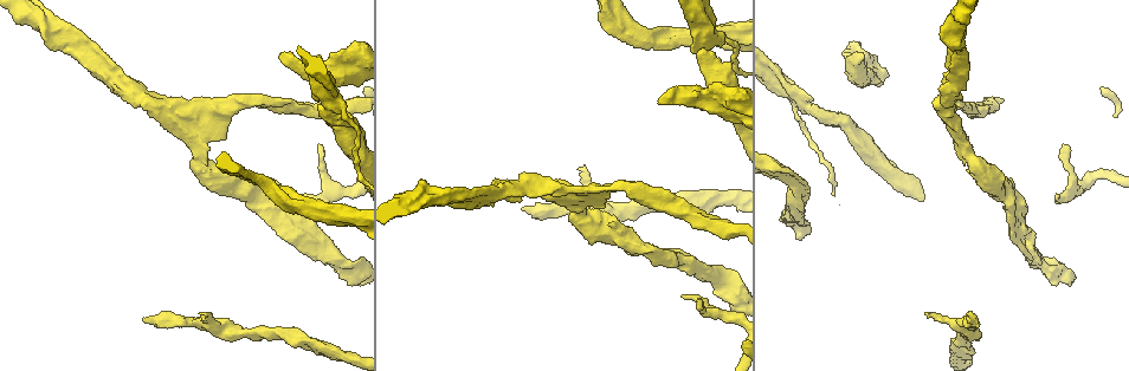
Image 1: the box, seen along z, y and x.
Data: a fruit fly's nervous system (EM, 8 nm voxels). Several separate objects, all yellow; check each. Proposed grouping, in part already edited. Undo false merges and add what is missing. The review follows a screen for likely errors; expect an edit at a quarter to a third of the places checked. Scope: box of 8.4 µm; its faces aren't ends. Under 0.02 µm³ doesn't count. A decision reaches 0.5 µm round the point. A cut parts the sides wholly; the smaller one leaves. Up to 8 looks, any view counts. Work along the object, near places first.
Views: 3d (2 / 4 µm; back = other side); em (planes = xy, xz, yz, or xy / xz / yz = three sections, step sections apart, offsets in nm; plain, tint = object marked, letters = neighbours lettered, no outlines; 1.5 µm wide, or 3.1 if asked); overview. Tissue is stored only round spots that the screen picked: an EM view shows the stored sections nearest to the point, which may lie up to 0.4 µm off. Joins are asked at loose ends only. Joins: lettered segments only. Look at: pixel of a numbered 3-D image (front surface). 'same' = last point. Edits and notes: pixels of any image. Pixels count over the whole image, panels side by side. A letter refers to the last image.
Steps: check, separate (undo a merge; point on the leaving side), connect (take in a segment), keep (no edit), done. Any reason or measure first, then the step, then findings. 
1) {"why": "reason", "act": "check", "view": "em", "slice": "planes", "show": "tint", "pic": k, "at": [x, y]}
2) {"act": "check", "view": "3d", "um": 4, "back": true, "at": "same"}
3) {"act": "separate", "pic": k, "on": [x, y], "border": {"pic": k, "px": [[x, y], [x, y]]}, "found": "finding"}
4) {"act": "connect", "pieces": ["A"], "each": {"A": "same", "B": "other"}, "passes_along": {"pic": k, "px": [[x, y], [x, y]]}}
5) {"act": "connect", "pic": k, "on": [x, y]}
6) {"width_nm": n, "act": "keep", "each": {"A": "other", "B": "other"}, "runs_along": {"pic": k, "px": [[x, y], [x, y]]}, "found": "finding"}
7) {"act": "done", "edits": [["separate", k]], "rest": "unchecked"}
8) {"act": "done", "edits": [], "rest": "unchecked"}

{"act": "check", "view": "3d", "um": 4, "pic": 1, "at": [707, 45]}

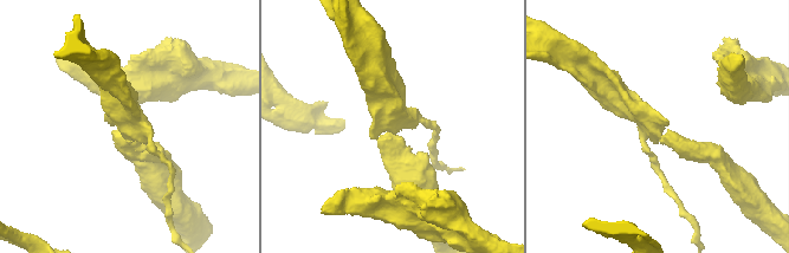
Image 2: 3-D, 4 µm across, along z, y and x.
{"arms": 3, "act": "check", "view": "em", "slice": "xz", "step": 4, "show": "plain", "pic": 2, "at": [661, 135]}

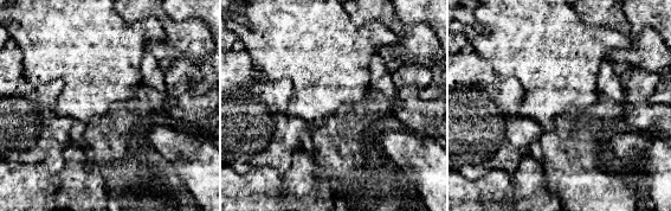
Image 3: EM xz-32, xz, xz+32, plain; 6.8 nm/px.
{"act": "check", "view": "em", "slice": "xz", "step": 4, "show": "letters", "at": "same"}

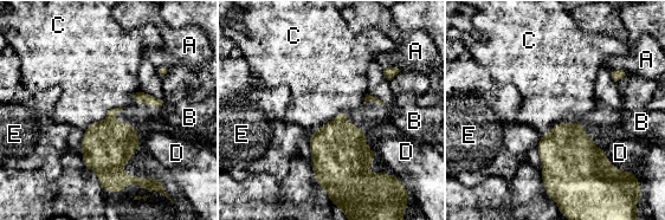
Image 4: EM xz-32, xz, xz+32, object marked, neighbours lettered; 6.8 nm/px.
{"act": "keep", "each": {"A": "other", "B": "other", "C": "other", "D": "other", "E": "other"}, "border": {"pic": 4, "px": [[124, 107], [110, 109], [84, 130]]}, "found": "all the same neuron"}

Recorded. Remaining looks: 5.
{"why": "thin end", "act": "check", "view": "em", "slice": "planes", "show": "letters", "pic": 1, "at": [696, 304]}

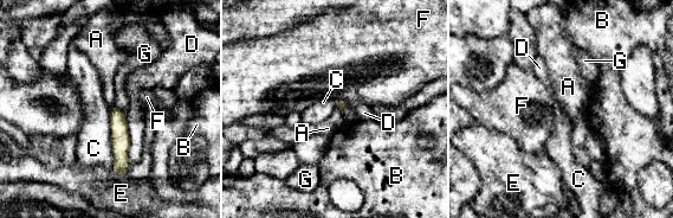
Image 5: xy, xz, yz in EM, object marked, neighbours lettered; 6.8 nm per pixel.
{"act": "keep", "each": {"A": "other", "B": "other", "C": "other", "D": "other", "E": "other", "F": "other", "G": "other"}, "found": "none of them fits"}

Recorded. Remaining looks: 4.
{"why": "branch stops here", "act": "check", "view": "3d", "um": 2, "pic": 1, "at": [143, 317]}

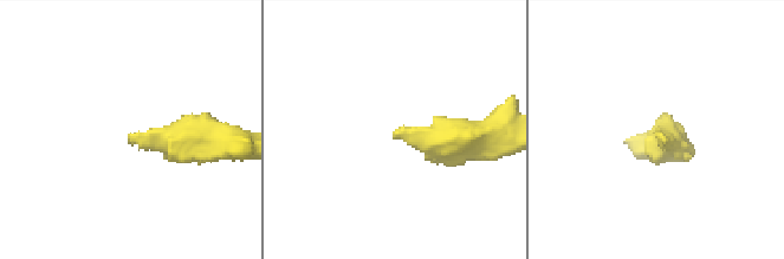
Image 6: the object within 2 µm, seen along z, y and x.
{"why": "now the EM", "act": "check", "view": "em", "slice": "planes", "show": "tint", "pic": 6, "at": [393, 132]}

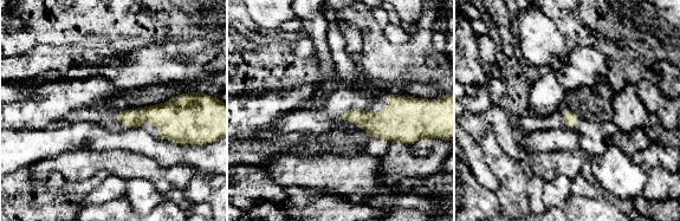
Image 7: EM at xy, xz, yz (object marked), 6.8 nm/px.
{"act": "check", "view": "em", "slice": "planes", "show": "letters", "at": "same"}

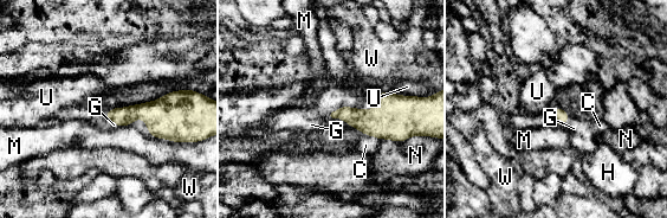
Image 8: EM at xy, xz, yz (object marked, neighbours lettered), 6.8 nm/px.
{"longest_contact_nm": ["M", 220], "act": "connect", "pieces": ["G"], "each": {"C": "other", "G": "same", "H": "other", "M": "other", "N": "other", "U": "other", "W": "other"}, "passes_along": {"pic": 8, "px": [[375, 122], [340, 117], [311, 124]]}, "found": "the neuron continues"}

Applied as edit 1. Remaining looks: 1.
{"act": "done", "edits": [["connect", 8]], "rest": "unchecked"}

